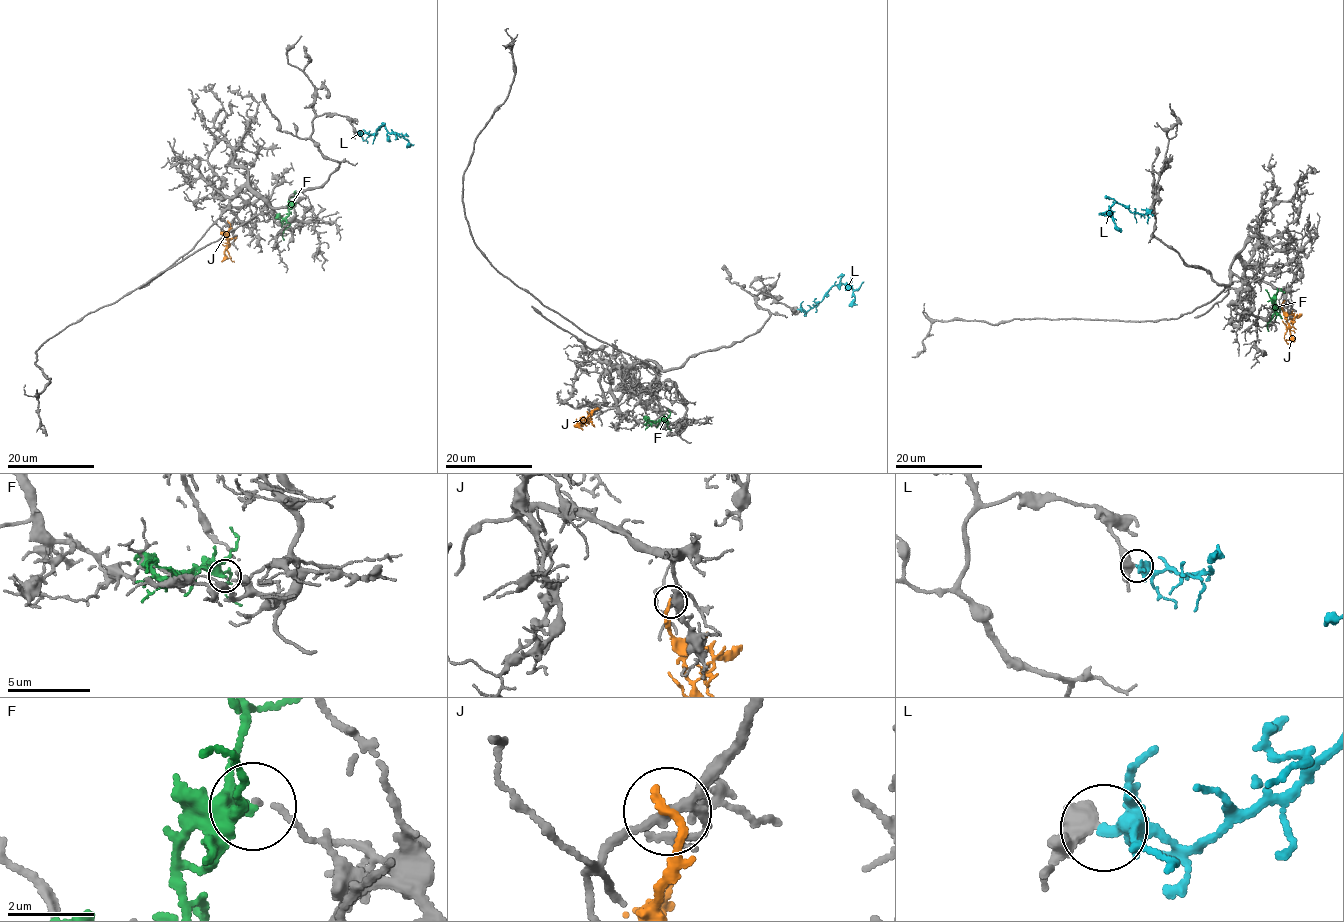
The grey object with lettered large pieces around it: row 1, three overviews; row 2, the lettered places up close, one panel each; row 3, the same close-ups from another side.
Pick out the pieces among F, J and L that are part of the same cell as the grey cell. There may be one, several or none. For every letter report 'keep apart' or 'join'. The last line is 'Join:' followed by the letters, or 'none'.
F: keep apart
J: keep apart
L: keep apart
Join: none

